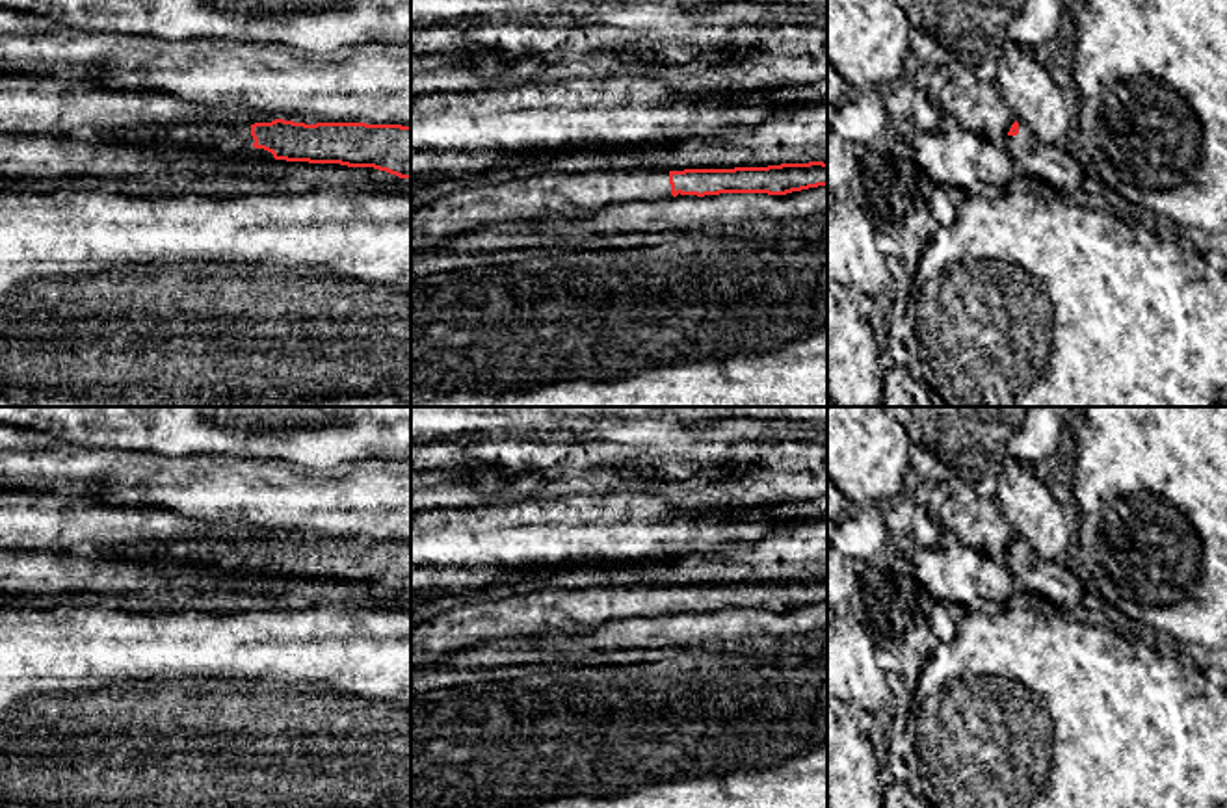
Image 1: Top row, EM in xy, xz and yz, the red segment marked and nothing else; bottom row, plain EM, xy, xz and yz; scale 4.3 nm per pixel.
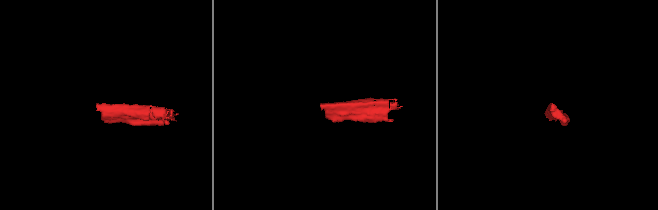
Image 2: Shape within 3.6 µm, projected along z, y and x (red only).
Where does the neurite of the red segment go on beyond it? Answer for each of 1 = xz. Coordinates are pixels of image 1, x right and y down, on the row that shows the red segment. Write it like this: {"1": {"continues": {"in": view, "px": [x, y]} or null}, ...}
{"1": {"continues": {"in": "xz", "px": [474, 205]}}}

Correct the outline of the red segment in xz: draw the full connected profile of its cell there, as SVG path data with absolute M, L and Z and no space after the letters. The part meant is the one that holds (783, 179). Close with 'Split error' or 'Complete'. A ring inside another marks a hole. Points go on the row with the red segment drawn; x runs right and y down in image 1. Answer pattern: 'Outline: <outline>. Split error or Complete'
Outline: M827 163L684 171L593 171L515 175L506 182L470 180L411 215L411 251L439 247L459 232L528 221L547 214L589 215L604 206L677 195L786 195L827 186Z. Split error

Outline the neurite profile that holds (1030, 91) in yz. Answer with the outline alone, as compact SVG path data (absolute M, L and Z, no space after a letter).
M1015 43L996 48L996 87L1011 108L1045 145L1060 147L1069 134L1071 111L1052 74Z

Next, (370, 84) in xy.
M154 39L149 46L104 54L78 74L113 89L164 91L206 110L240 104L273 121L411 126L411 45L359 46L342 56L314 58L275 43Z

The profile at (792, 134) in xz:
M827 98L781 106L757 126L643 147L580 147L526 165L526 175L593 171L684 171L827 163Z

